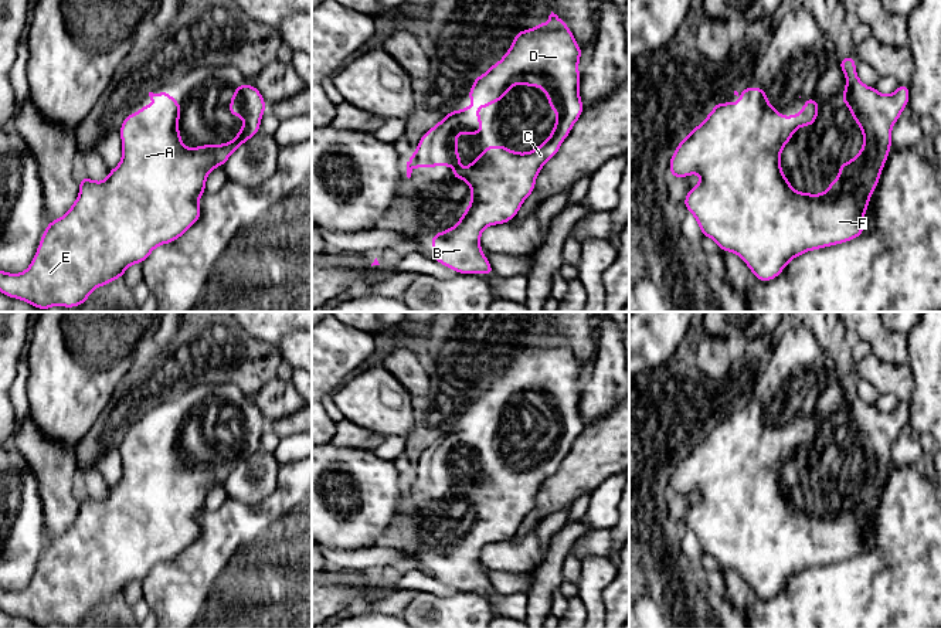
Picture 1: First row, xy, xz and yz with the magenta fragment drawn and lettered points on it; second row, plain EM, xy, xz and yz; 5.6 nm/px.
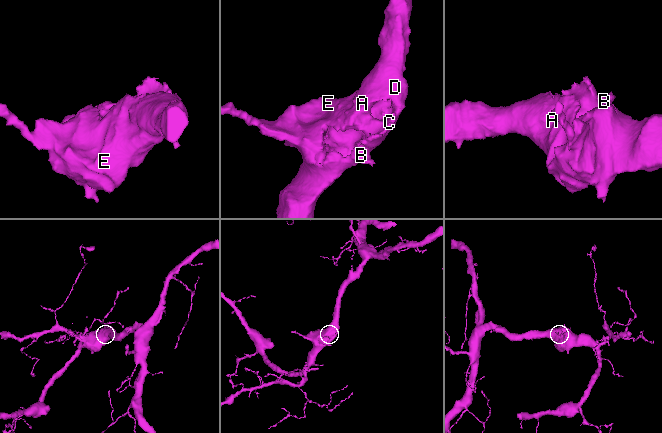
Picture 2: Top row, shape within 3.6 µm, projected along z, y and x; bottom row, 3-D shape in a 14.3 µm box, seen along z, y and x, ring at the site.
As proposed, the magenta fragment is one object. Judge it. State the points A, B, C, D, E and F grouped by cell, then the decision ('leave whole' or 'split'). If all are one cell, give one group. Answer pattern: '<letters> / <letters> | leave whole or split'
A B C D E F | leave whole

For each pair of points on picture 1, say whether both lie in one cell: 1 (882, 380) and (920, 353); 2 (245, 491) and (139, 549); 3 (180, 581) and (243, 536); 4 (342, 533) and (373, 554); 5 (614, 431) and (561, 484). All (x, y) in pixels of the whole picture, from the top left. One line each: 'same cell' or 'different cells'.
1: different cells
2: different cells
3: same cell
4: different cells
5: same cell

